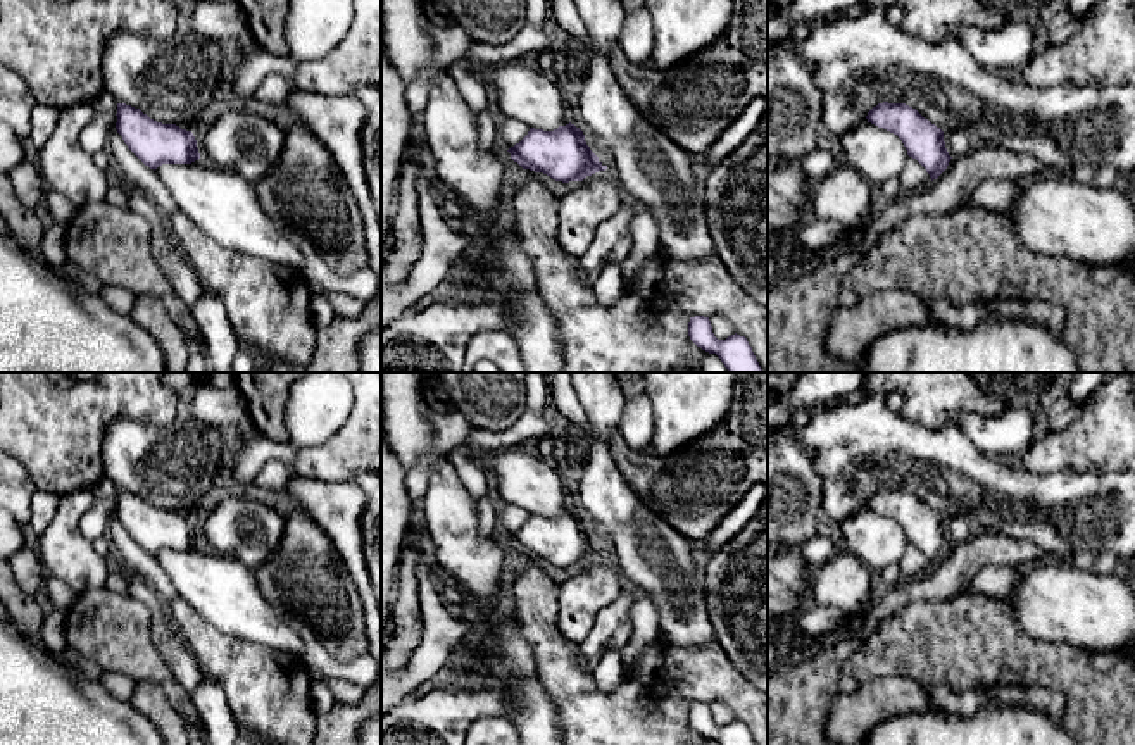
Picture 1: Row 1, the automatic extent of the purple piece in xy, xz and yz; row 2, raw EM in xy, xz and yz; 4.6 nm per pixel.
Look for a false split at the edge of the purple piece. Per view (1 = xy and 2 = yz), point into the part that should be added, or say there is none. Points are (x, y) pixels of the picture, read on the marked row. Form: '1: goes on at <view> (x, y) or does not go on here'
1: does not go on here
2: does not go on here

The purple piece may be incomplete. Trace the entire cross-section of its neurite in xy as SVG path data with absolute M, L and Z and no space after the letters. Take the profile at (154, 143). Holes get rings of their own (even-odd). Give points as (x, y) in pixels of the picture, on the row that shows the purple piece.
M117 103L116 129L128 148L150 169L162 164L191 164L200 159L191 131L150 119L140 109Z

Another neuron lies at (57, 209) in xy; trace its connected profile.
M47 190L43 195L43 216L60 226L67 226L76 216L78 207L60 193Z

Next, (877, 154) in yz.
M871 122L849 129L840 140L847 166L859 172L868 183L899 179L907 160L902 140Z

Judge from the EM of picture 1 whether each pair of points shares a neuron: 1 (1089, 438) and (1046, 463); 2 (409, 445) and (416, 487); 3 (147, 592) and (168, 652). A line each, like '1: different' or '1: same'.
1: same
2: different
3: same

